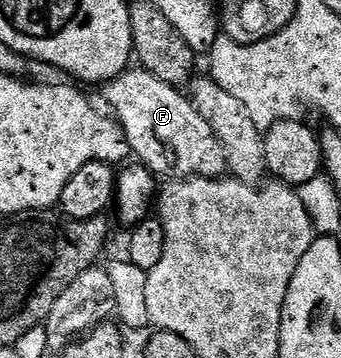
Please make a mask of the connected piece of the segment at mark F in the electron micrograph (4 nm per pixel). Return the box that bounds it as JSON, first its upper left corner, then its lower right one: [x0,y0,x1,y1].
[104,68,226,178]

